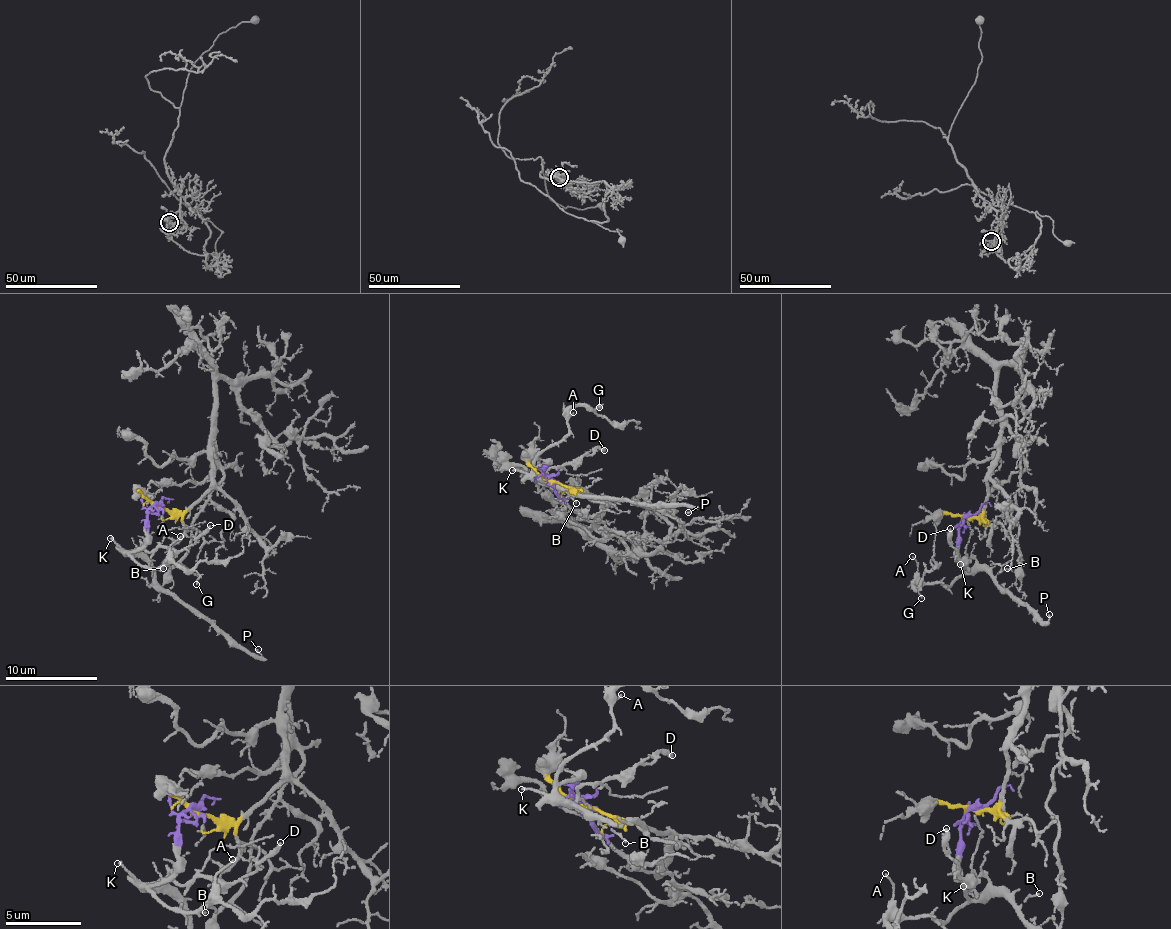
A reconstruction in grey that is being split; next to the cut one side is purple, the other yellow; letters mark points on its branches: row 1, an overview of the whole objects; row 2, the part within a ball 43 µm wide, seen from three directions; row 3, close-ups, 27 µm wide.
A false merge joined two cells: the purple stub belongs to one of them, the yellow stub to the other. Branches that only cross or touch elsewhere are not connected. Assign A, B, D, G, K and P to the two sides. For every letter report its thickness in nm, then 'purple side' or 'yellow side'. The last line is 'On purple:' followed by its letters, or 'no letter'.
A: 90 nm | purple side
B: 120 nm | purple side
D: 300 nm | purple side
G: 70 nm | purple side
K: 140 nm | purple side
P: 120 nm | purple side
On purple: A, B, D, G, K, P

